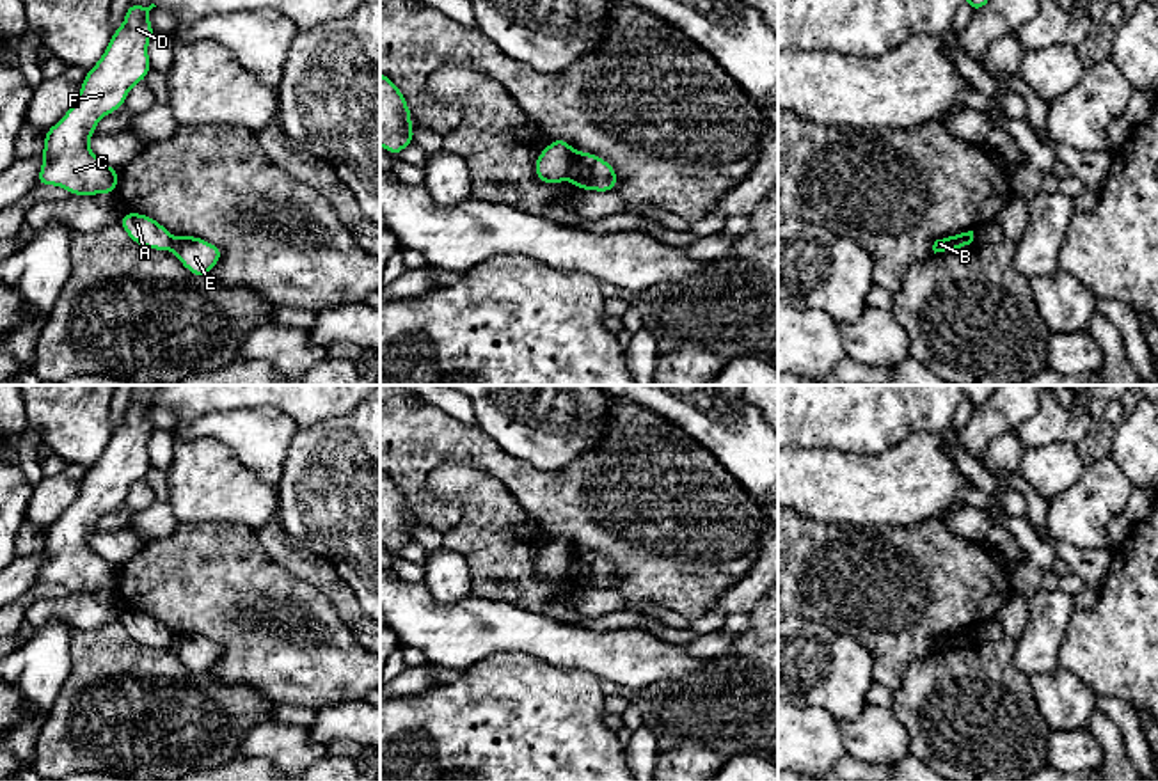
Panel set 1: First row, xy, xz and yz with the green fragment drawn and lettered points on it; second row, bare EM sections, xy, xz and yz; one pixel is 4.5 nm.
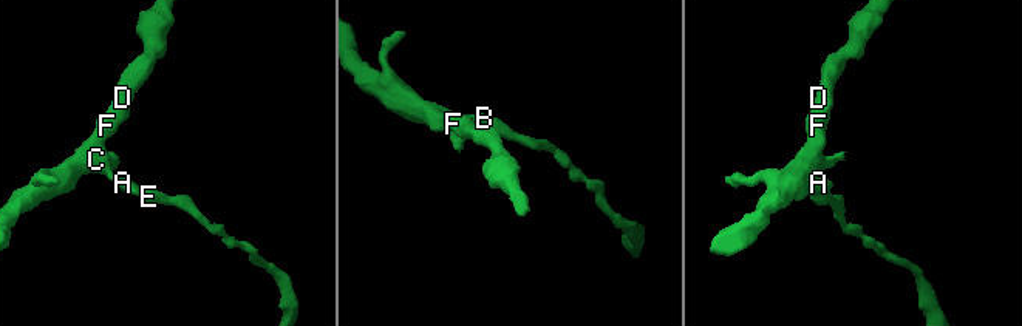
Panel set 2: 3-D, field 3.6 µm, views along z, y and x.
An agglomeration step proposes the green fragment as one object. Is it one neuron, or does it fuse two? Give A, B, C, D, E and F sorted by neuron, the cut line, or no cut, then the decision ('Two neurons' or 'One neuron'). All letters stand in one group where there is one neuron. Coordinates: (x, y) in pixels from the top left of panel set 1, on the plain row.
Groups: A B C D F / E. Split along xz (574, 551), (569, 575). Two neurons

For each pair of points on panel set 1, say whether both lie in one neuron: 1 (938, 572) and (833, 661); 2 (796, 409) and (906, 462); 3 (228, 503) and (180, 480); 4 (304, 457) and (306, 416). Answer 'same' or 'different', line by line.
1: different
2: different
3: same
4: different

